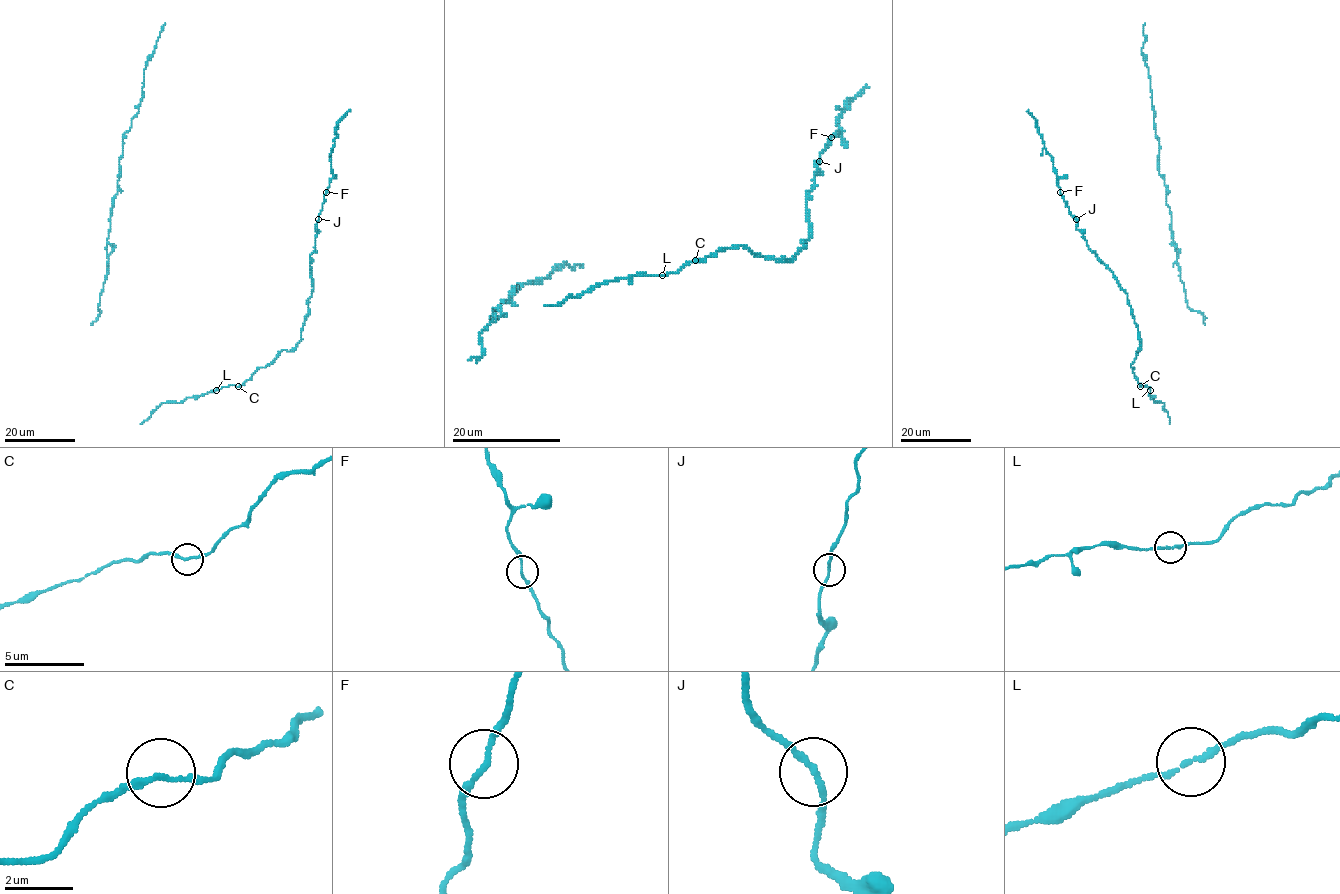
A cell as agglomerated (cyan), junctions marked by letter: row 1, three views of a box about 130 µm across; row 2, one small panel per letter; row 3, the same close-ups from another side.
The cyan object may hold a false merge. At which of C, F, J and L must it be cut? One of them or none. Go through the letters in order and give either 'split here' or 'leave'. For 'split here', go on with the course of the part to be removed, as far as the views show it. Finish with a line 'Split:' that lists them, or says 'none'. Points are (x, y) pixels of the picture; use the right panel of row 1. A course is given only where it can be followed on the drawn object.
C: leave
F: leave
J: leave
L: leave
Split: none

